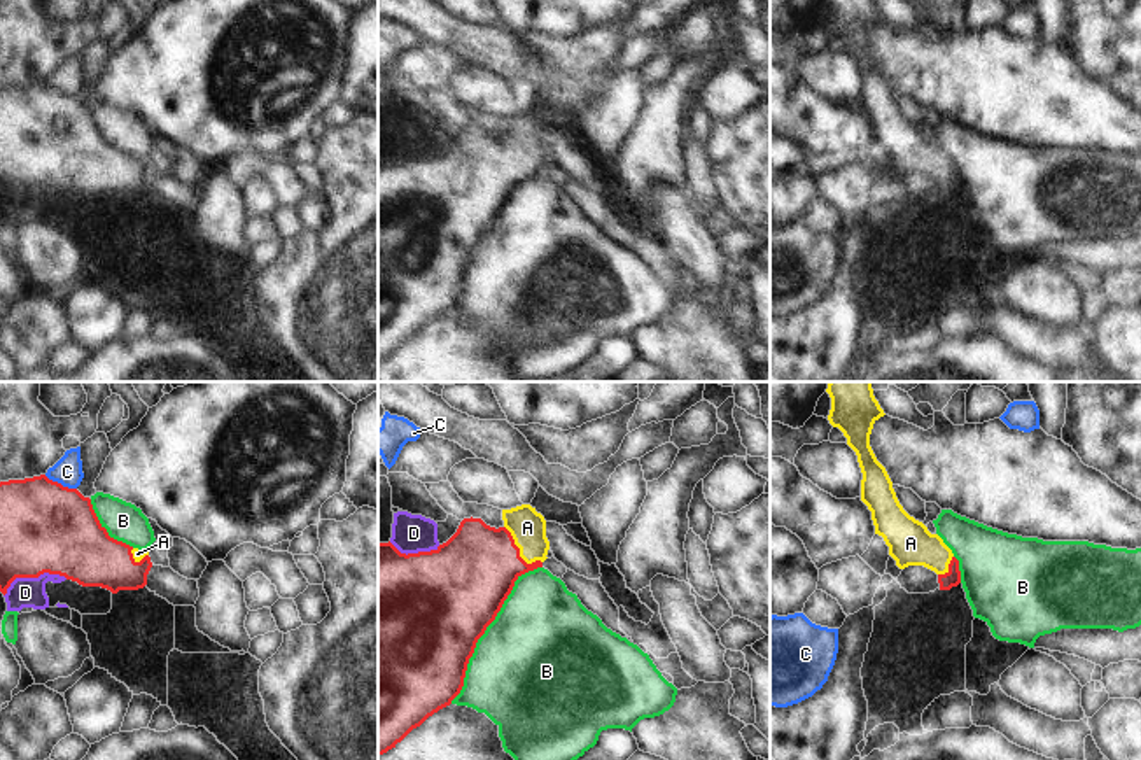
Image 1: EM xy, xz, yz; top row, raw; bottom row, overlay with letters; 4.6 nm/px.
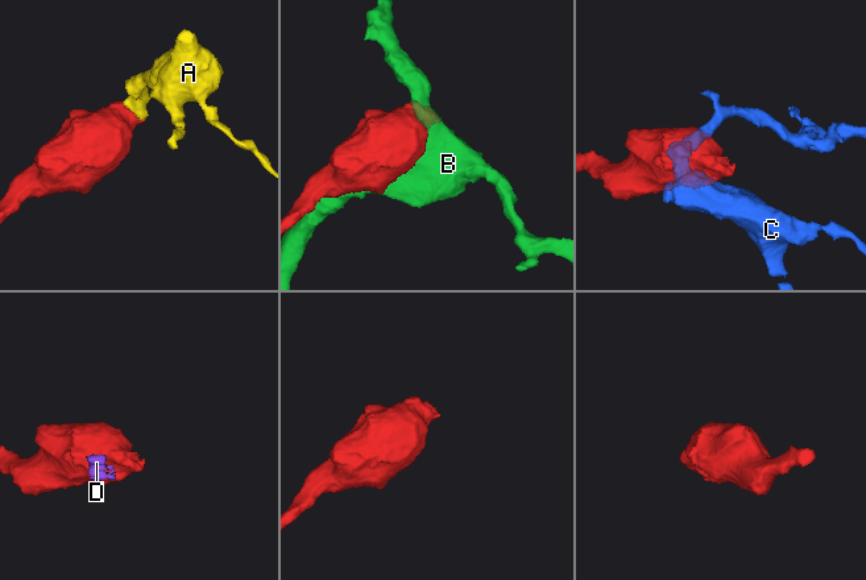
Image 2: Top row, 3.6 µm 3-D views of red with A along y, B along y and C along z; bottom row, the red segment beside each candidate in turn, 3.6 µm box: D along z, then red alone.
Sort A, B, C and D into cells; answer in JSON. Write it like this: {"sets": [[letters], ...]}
{"sets": [["A", "D"], ["B"], ["C"]]}

